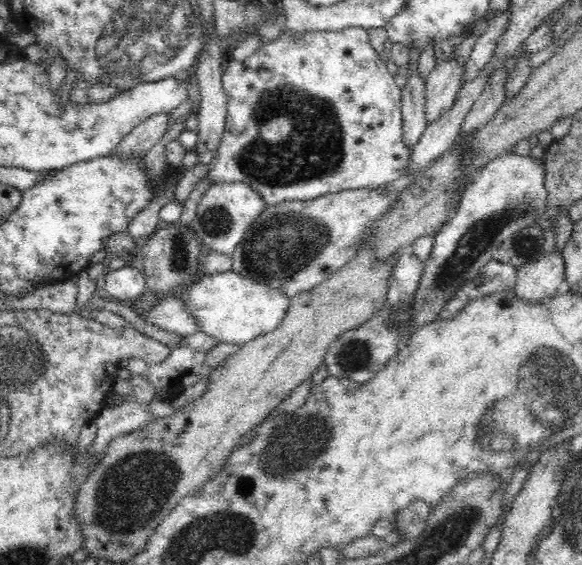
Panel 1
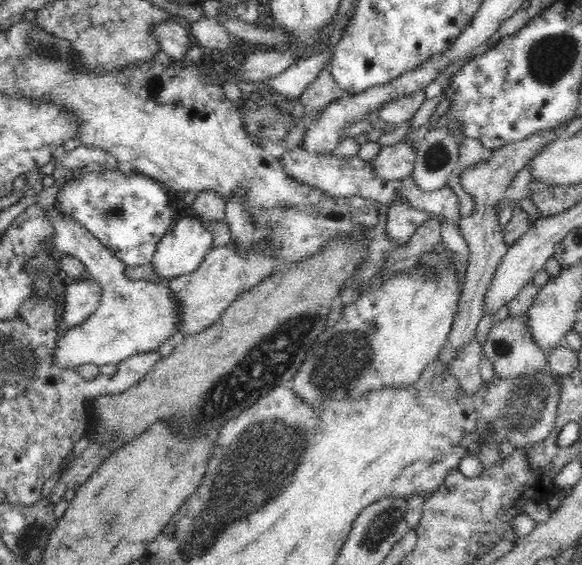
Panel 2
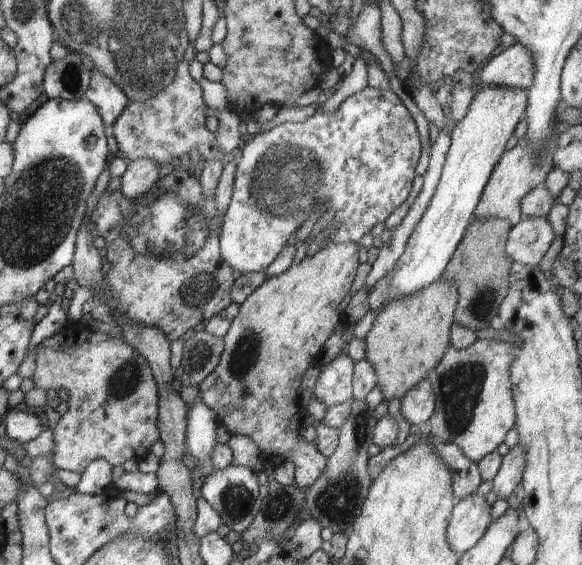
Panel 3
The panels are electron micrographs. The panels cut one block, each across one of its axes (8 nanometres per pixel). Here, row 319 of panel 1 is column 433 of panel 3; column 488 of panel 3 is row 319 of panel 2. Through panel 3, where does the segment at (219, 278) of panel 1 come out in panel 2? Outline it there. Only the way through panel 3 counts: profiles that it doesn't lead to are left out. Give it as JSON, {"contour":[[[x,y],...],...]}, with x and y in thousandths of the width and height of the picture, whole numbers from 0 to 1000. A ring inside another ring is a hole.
{"contour":[[[96,361],[81,372],[95,409],[93,441],[103,451],[117,448],[137,458],[149,481],[175,508],[172,542],[146,570],[107,588],[95,605],[91,632],[103,651],[127,655],[144,644],[199,644],[241,625],[271,618],[289,598],[308,604],[309,536],[294,522],[289,501],[254,496],[227,496],[215,487],[218,473],[192,451],[172,425],[148,409],[143,400],[100,377]]]}

